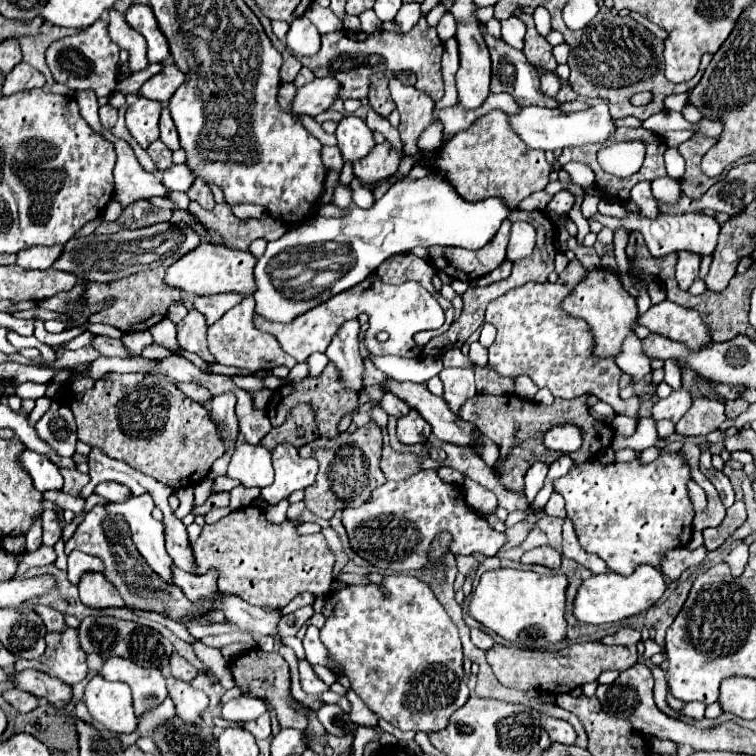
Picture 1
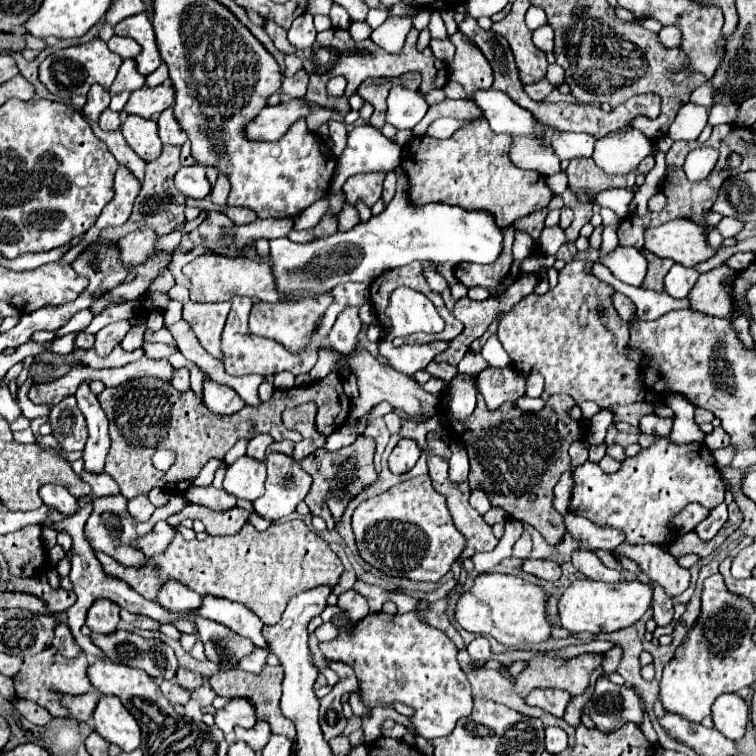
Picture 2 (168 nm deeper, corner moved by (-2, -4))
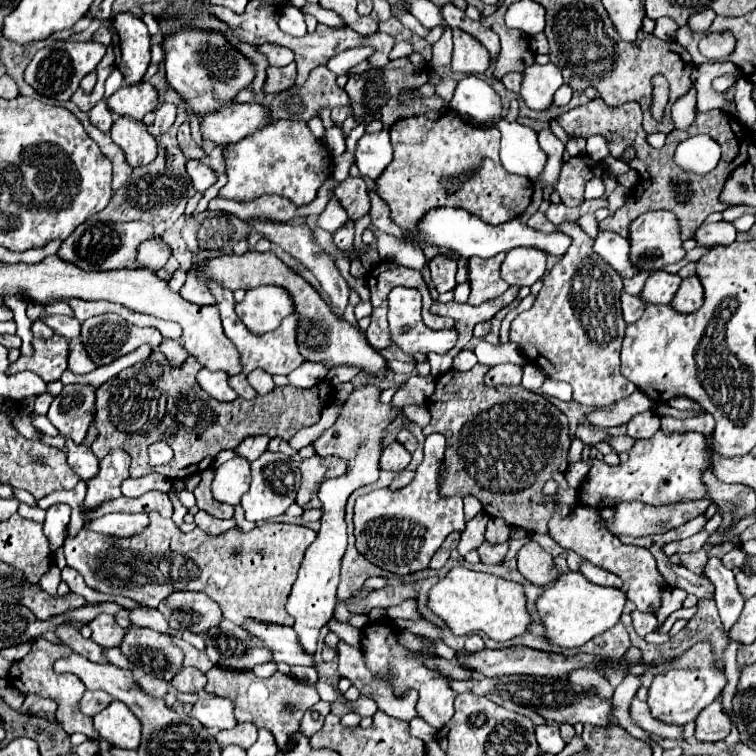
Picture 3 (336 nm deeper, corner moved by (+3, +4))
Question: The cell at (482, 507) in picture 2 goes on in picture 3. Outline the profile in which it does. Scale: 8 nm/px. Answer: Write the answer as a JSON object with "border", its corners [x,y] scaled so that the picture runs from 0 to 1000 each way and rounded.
{"border":[[[616,656],[614,659],[614,677],[616,677],[616,688],[624,688],[630,680],[638,677],[638,667],[630,659]]]}

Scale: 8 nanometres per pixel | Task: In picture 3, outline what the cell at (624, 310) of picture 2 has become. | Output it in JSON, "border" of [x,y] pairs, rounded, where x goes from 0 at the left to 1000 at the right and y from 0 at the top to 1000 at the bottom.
{"border":[[[823,386],[823,413],[825,413],[828,429],[841,426],[841,423],[849,418],[852,405],[854,405],[854,402],[849,399],[847,392],[831,392],[828,386]]]}

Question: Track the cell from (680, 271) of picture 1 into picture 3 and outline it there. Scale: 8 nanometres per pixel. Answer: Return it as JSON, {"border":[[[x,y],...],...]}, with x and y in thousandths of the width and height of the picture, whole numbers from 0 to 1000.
{"border":[[[862,360],[854,370],[852,384],[847,386],[847,394],[854,402],[886,402],[886,397],[894,389],[899,373],[902,373],[902,368],[897,362]]]}

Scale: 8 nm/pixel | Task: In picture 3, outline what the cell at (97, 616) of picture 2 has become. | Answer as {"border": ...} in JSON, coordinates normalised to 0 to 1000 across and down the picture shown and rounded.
{"border":[[[132,812],[119,825],[122,847],[135,857],[156,857],[164,844],[164,831],[151,823],[148,812]]]}

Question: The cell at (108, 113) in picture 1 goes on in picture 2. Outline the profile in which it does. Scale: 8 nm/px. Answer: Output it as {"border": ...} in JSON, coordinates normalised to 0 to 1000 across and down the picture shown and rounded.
{"border":[[[136,146],[134,156],[131,156],[131,167],[134,172],[155,172],[160,167],[160,156],[157,156],[157,148],[149,148],[149,146]]]}

